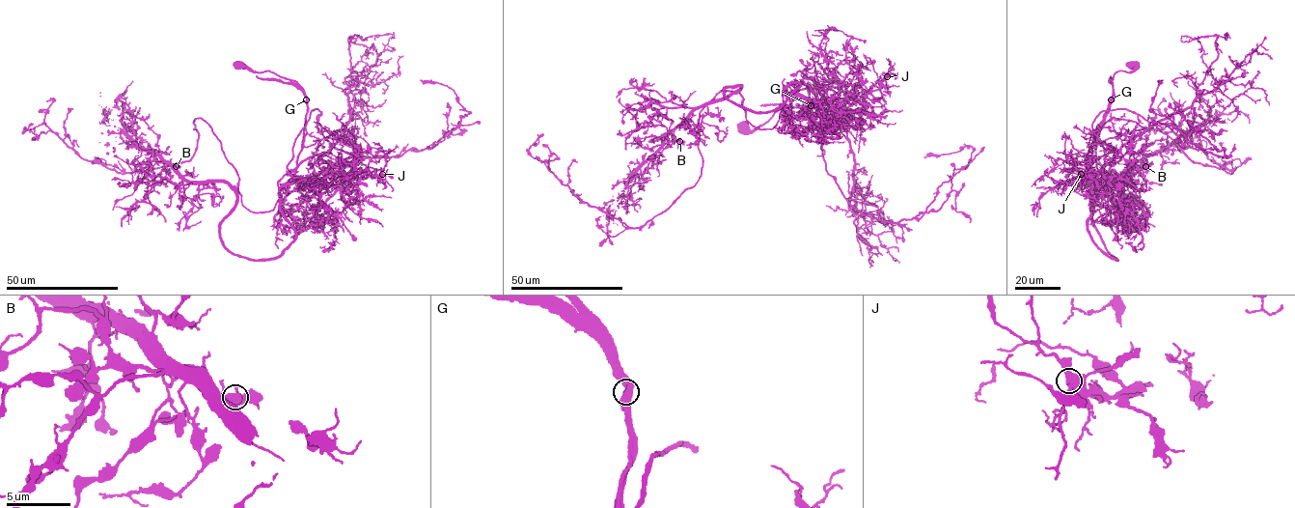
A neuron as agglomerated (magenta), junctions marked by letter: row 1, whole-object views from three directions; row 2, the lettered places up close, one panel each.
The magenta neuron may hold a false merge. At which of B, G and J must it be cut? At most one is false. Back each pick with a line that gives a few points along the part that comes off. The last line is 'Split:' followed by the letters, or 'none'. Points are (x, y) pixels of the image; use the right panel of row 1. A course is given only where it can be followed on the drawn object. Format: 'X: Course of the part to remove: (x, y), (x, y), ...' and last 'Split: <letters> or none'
G: Course of the part to remove: (1111, 99), (1088, 146), (1133, 137), (1088, 169), (1127, 210), (1112, 118), (1232, 172), (1173, 124), (1140, 140)
Split: G

